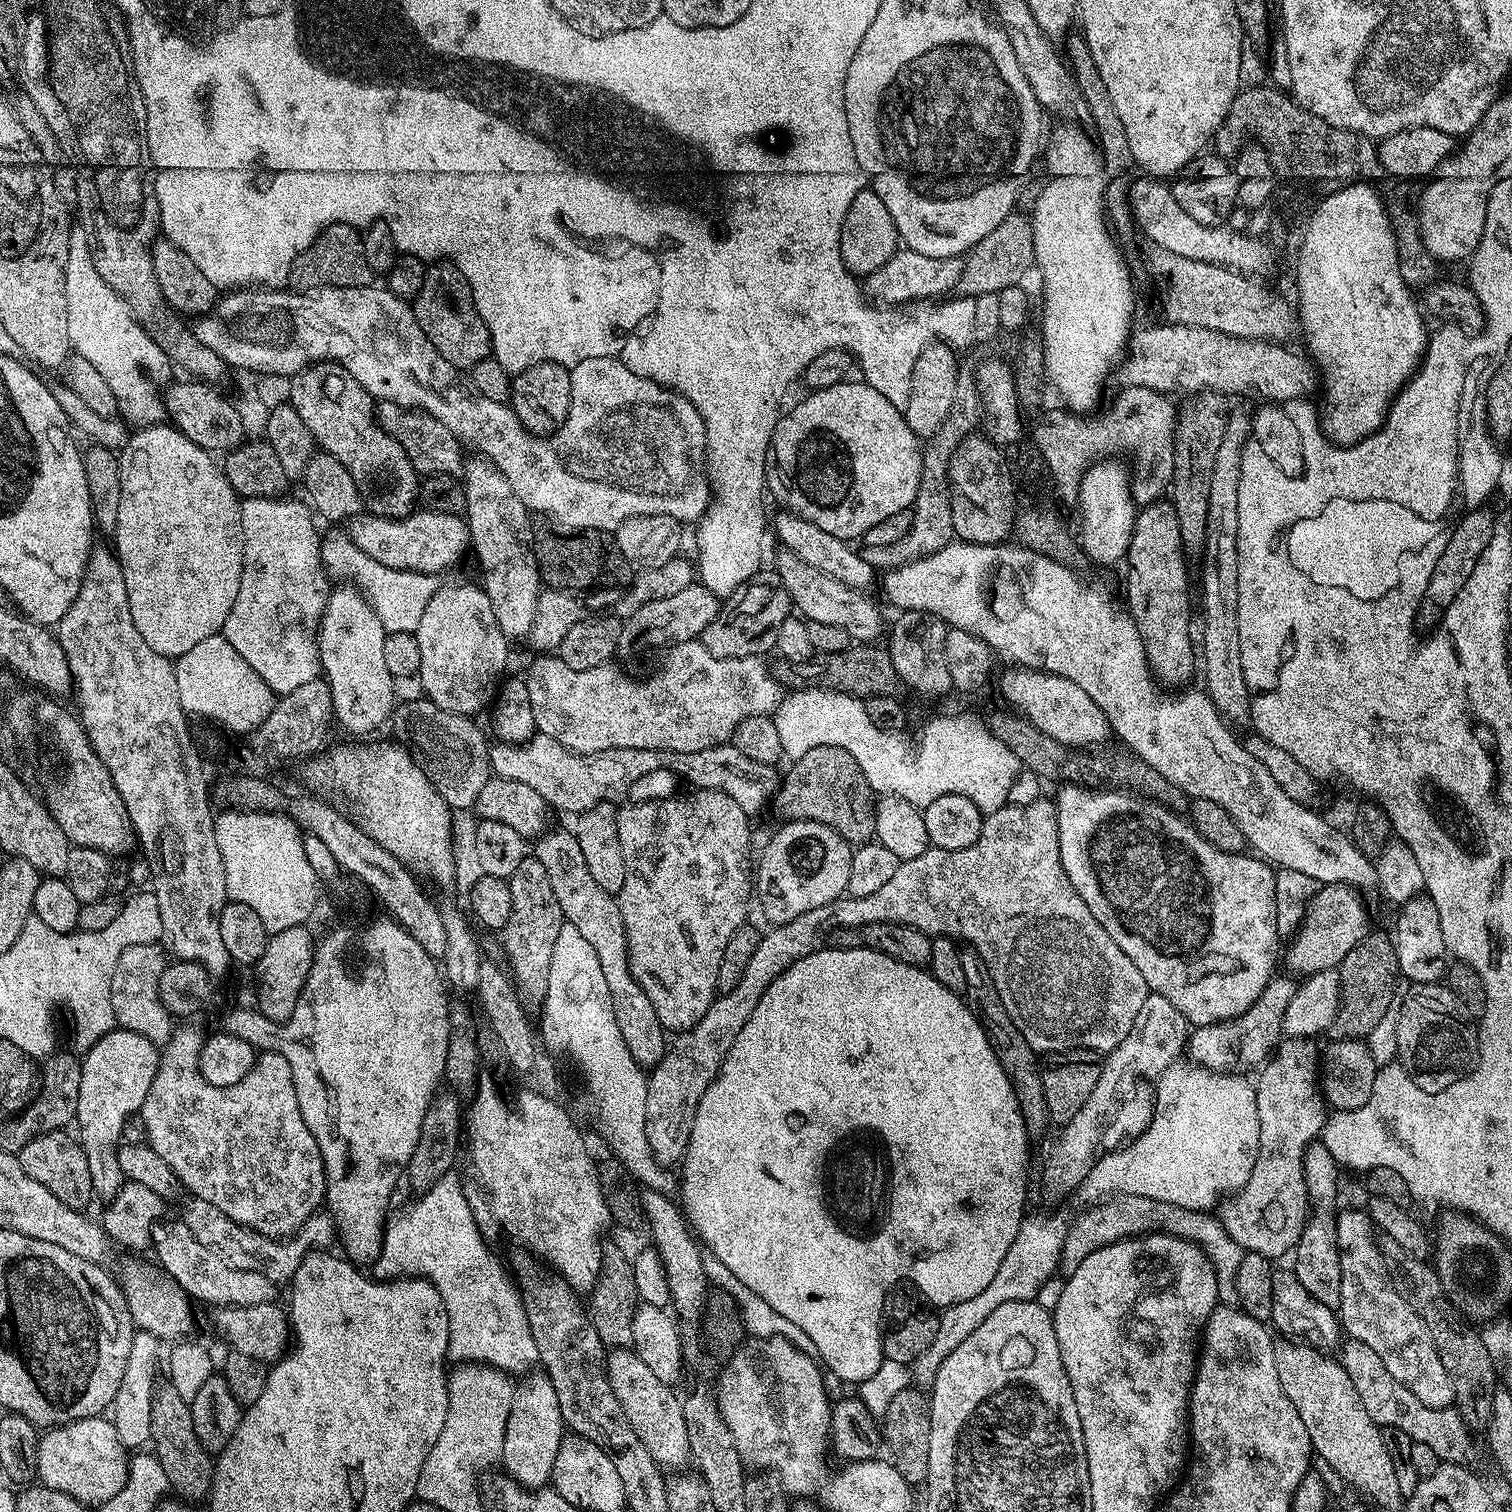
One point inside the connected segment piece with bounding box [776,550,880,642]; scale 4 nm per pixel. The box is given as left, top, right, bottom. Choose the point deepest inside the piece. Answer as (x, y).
(817, 597)

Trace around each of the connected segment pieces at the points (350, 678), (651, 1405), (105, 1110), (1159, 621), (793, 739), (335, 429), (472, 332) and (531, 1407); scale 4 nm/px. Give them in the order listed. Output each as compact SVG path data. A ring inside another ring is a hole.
M344 586L331 589L319 629L320 667L332 687L335 723L353 732L356 738L367 737L367 732L382 727L387 720L389 723L398 703L397 685L390 670L386 670L382 651L385 635L384 623L368 605L367 596Z
M630 1348L613 1349L606 1358L608 1380L611 1382L615 1397L622 1404L623 1413L633 1427L638 1438L650 1451L657 1464L665 1469L678 1470L684 1463L689 1463L692 1455L688 1423L684 1417L681 1397L676 1397L671 1387L659 1381L651 1373L646 1362L642 1362Z
M109 1030L93 1044L96 1045L85 1056L82 1056L80 1065L82 1086L78 1086L78 1114L75 1123L80 1124L78 1139L80 1147L83 1148L86 1158L90 1162L90 1182L95 1199L110 1202L126 1183L122 1174L122 1166L118 1166L118 1154L116 1153L122 1140L120 1135L124 1132L124 1123L127 1122L128 1116L135 1117L146 1102L146 1094L150 1094L150 1084L154 1082L154 1076L158 1074L162 1052L157 1045L142 1038L140 1034L123 1030Z
M1157 502L1141 507L1128 547L1127 611L1138 626L1146 650L1148 667L1170 687L1184 684L1198 672L1198 648L1192 645L1192 600L1188 597L1186 549L1179 533L1178 518L1171 503Z
M801 687L789 692L792 693L789 696L787 693L781 699L774 713L785 757L801 756L806 754L806 750L814 750L814 746L838 746L849 752L854 762L858 762L875 793L887 793L890 736L889 733L878 730L874 722L870 722L864 700L859 696L836 692L832 688Z
M321 362L304 368L295 377L290 406L308 428L315 443L329 456L342 462L346 470L350 470L350 478L354 478L354 486L358 486L363 507L371 515L387 516L389 520L402 520L405 516L412 515L421 495L421 473L412 465L412 460L399 438L378 423L374 415L374 397L350 373L345 372L339 364L331 362Z
M436 262L425 271L424 288L414 297L414 307L418 326L422 326L426 338L430 338L430 342L434 342L436 349L457 368L471 369L472 365L487 360L493 355L492 335L484 320L483 311L475 302L475 294L468 285L463 270L455 262Z
M547 1374L527 1377L524 1385L515 1389L512 1398L512 1413L506 1422L502 1464L515 1479L535 1490L543 1488L552 1479L552 1467L558 1458L561 1442L566 1439L566 1425L556 1387L552 1377Z

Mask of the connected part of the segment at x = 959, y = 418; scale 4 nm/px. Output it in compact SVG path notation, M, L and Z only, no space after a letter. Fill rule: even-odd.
M961 371L958 378L958 386L954 394L954 406L950 406L950 414L946 414L946 422L931 437L932 444L923 449L924 473L920 476L920 495L912 512L912 525L906 534L906 538L887 544L886 546L870 546L864 544L859 549L862 558L870 562L874 570L891 570L900 568L903 564L909 564L915 560L926 558L945 546L953 543L956 531L952 525L952 493L948 479L948 463L956 452L961 440L973 435L977 431L976 423L982 420L980 395L976 390L976 382L971 371Z

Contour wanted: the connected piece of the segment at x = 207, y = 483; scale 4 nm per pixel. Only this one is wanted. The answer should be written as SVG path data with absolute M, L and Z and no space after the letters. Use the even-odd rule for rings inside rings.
M164 422L153 423L145 427L145 432L141 434L140 441L127 453L123 461L120 473L122 474L122 503L118 505L118 526L114 533L114 551L120 565L122 574L126 582L126 594L130 598L130 618L134 618L134 626L138 626L138 634L146 641L146 646L158 654L169 658L185 656L194 646L200 642L206 642L206 638L217 635L223 629L227 616L238 598L239 584L243 576L244 558L244 538L242 522L240 521L241 497L236 495L236 491L230 486L224 469L219 463L214 461L213 453L207 448L196 444L193 440L174 426L167 426Z

